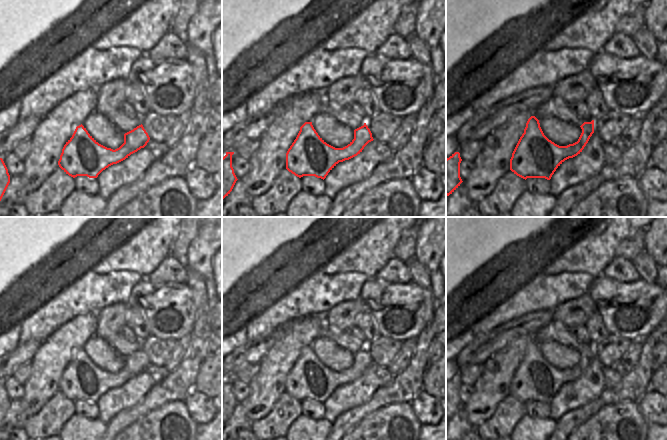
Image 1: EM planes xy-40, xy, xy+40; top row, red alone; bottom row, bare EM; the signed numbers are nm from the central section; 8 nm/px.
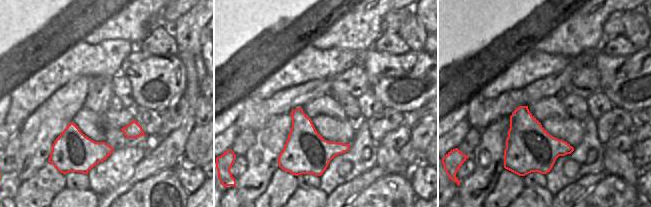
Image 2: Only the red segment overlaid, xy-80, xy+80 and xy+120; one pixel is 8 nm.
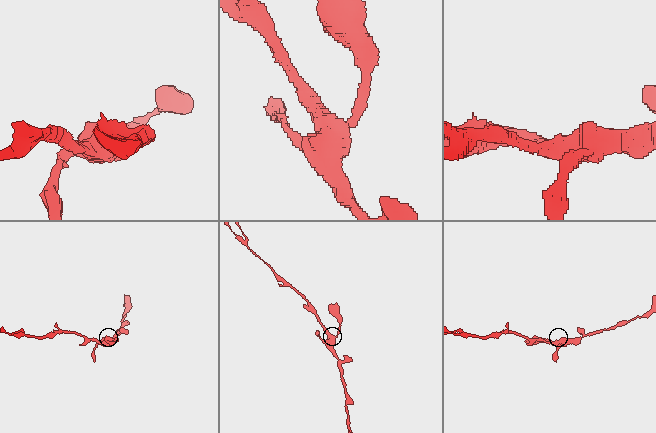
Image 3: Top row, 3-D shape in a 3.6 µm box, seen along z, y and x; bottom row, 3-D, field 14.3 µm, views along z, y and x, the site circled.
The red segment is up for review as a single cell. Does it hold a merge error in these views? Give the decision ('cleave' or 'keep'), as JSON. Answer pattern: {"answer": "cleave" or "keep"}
{"answer": "keep"}

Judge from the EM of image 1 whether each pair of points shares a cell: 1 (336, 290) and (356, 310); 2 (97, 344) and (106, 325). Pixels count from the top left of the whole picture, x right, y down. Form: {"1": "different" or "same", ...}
{"1": "different", "2": "different"}

